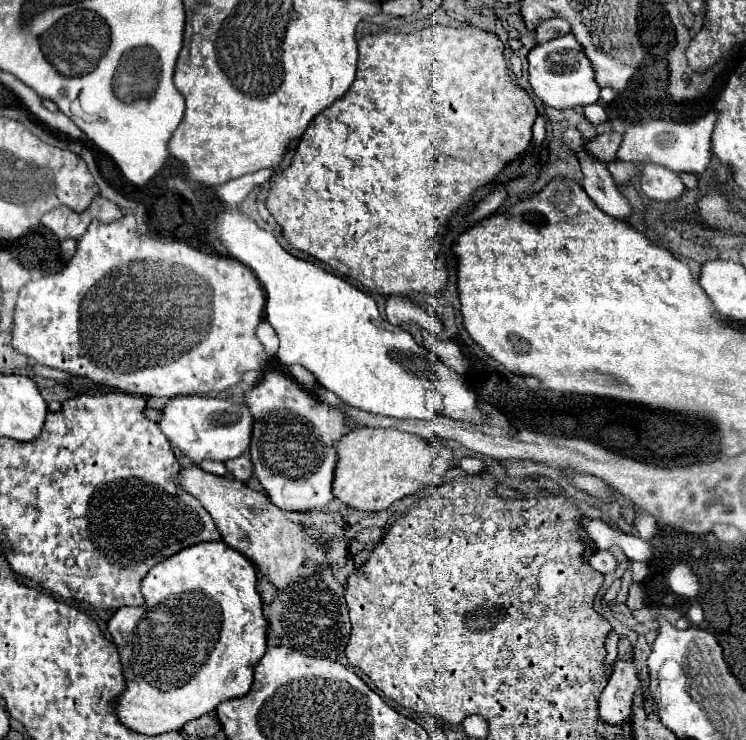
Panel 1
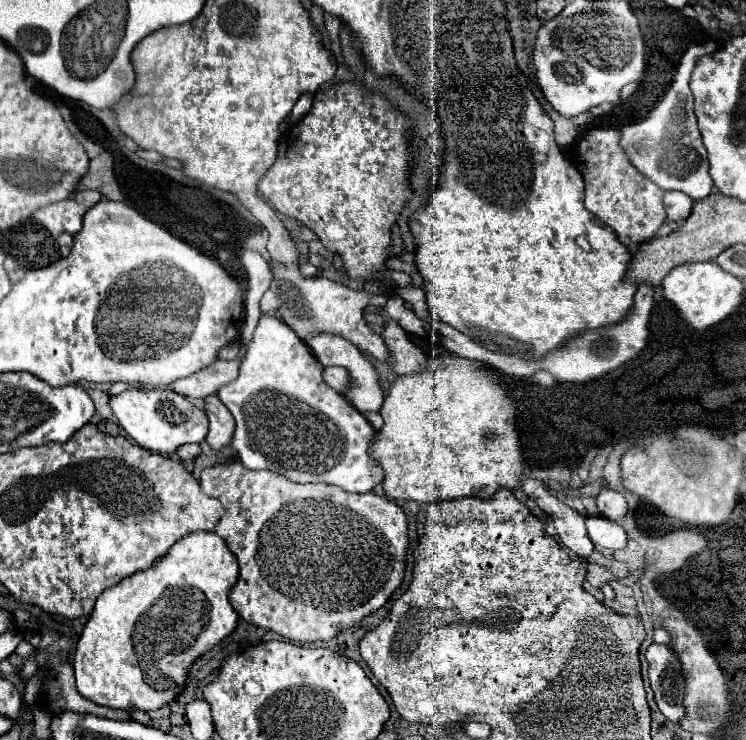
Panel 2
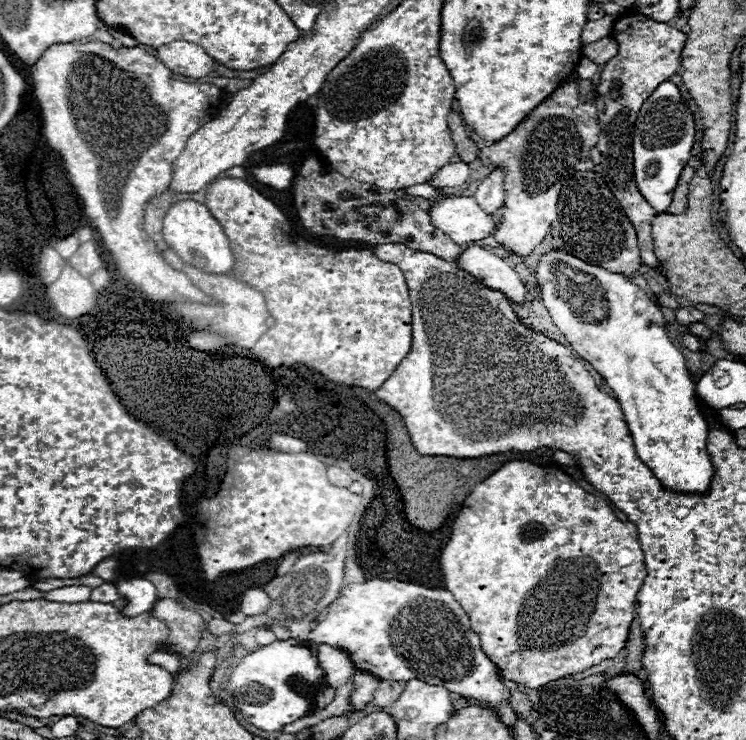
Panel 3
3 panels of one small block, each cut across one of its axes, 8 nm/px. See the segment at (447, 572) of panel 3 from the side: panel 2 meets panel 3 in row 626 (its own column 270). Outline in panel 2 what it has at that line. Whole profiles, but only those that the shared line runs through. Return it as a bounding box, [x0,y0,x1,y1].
[200,462,408,642]

